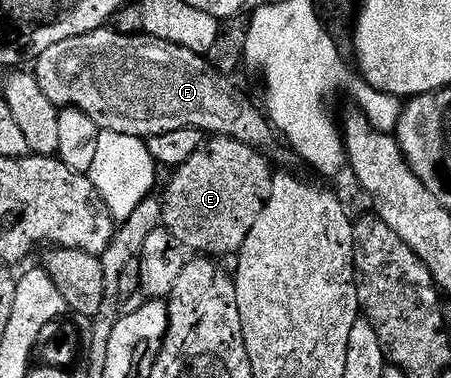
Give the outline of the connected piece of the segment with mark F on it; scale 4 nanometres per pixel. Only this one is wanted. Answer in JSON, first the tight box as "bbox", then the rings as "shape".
{"bbox":[33,28,273,148],"shape":[[[104,28],[73,36],[41,52],[34,59],[33,73],[41,84],[41,92],[45,92],[55,106],[85,112],[98,124],[100,131],[112,130],[150,140],[165,132],[177,132],[177,128],[193,128],[211,136],[235,138],[256,148],[267,148],[273,135],[266,113],[260,107],[258,110],[230,82],[232,79],[218,72],[204,55],[183,48],[181,44],[157,40],[151,34],[123,34],[114,28]]]}

